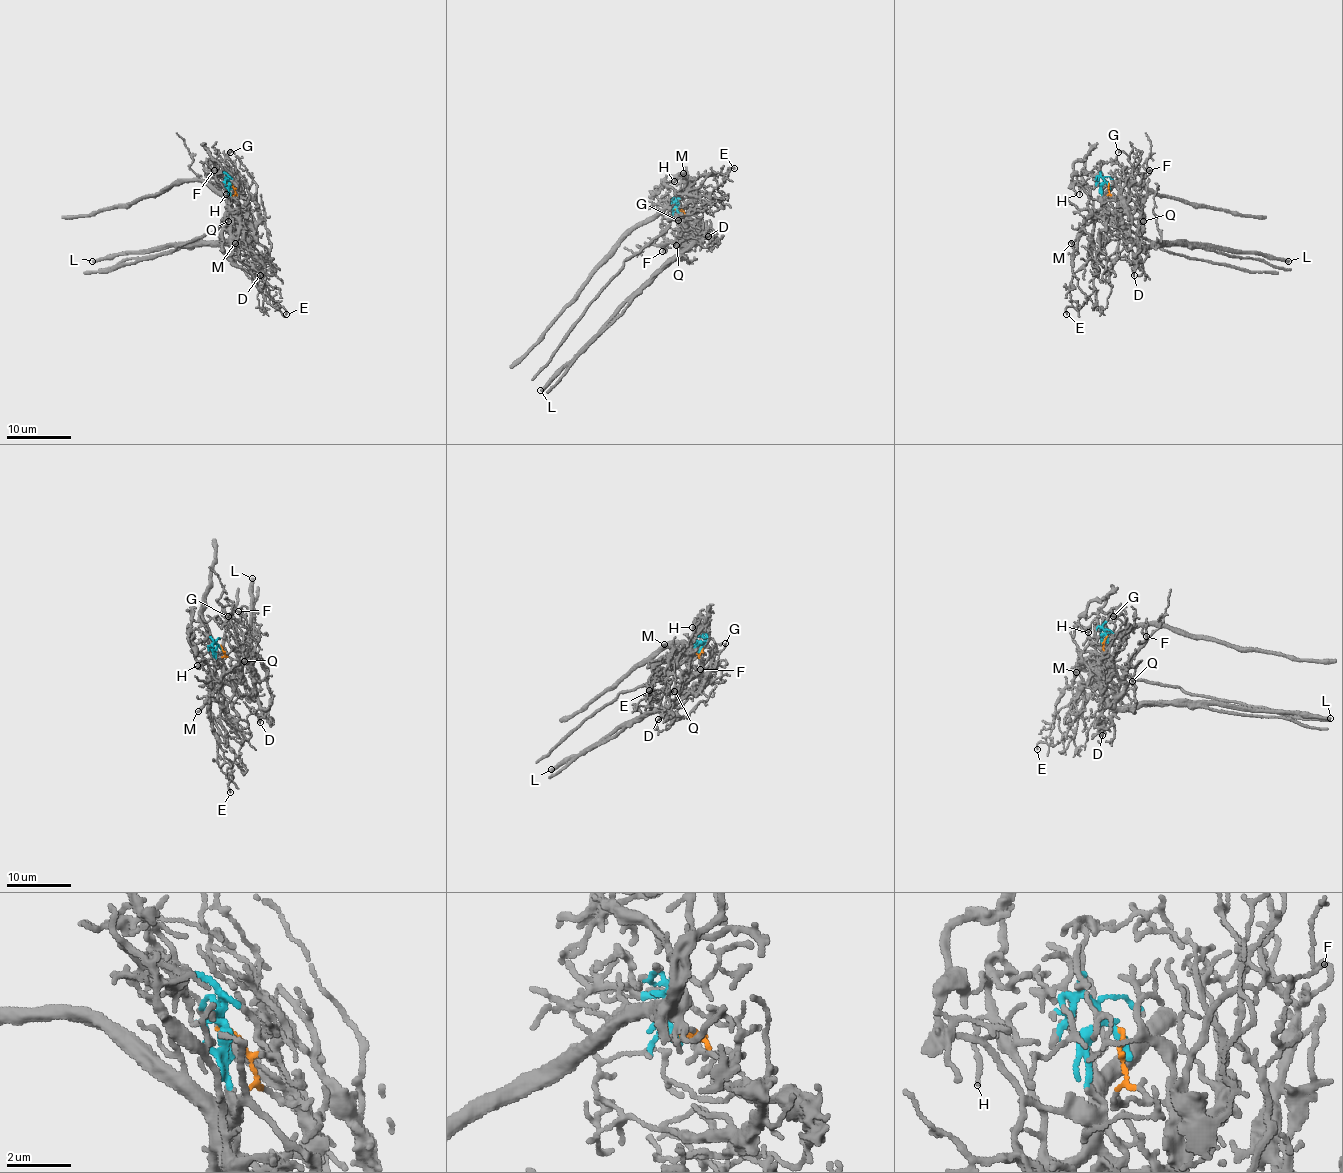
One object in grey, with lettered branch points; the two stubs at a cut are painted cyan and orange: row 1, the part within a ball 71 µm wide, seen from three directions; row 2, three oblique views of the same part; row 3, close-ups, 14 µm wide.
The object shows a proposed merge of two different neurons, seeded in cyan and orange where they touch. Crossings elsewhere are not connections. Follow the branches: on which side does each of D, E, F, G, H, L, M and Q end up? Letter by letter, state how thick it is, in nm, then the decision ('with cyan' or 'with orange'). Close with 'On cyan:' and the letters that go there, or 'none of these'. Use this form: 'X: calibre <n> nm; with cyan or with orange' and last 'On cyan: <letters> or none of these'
D: calibre 90 nm; with orange
E: calibre 110 nm; with cyan
F: calibre 120 nm; with orange
G: calibre 120 nm; with orange
H: calibre 110 nm; with cyan
L: calibre 320 nm; with orange
M: calibre 160 nm; with cyan
Q: calibre 120 nm; with orange
On cyan: E, H, M

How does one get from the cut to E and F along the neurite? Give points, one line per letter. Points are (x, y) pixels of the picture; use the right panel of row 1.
E: (1107, 183), (1101, 188), (1091, 253), (1073, 274), (1067, 314)
F: (1107, 183), (1109, 193), (1127, 206), (1122, 207), (1128, 211), (1130, 220), (1141, 227), (1140, 191), (1149, 170)

